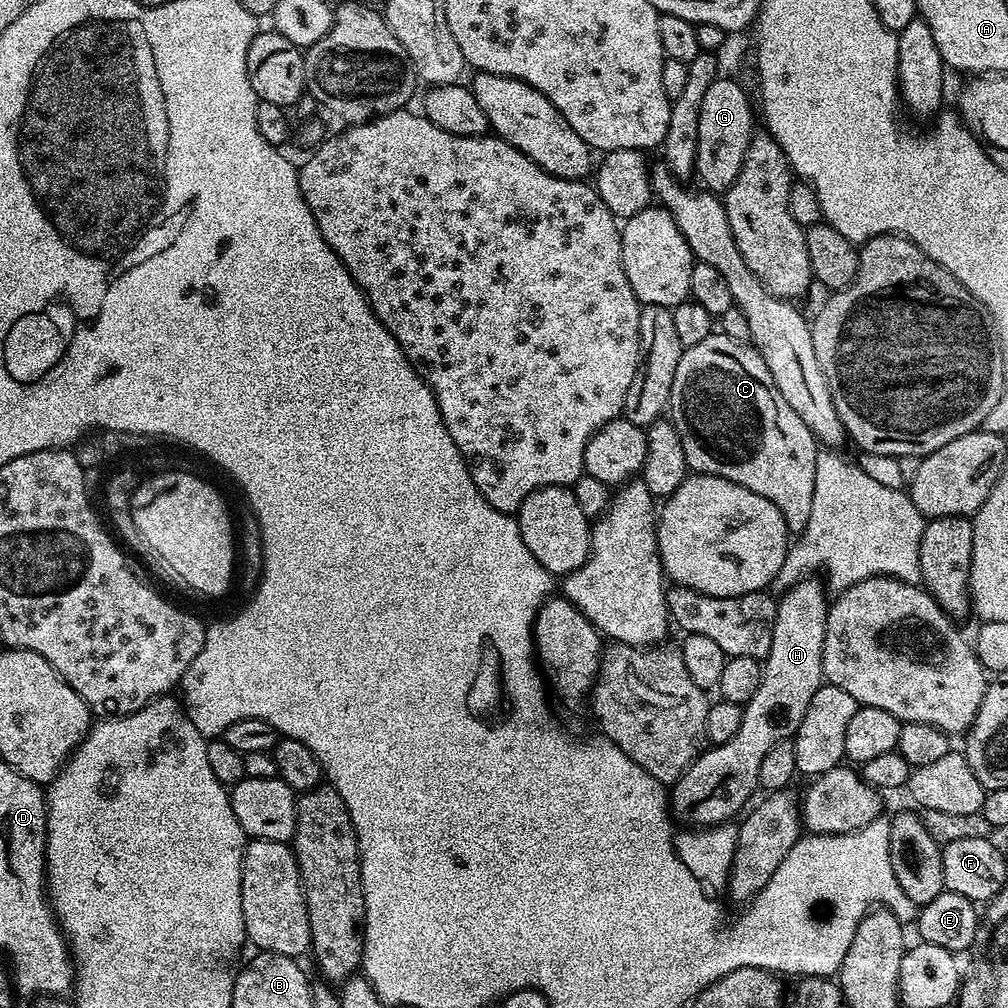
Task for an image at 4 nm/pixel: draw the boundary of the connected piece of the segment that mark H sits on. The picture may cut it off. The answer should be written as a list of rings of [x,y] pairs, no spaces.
[[[812,579],[798,581],[779,597],[758,694],[744,705],[738,734],[734,734],[730,742],[701,752],[671,789],[670,812],[681,825],[715,826],[739,817],[749,807],[751,796],[758,792],[758,769],[762,766],[762,758],[766,758],[774,746],[795,737],[798,726],[802,726],[802,718],[806,718],[810,698],[814,698],[821,684],[825,683],[824,635],[830,604],[827,599],[824,601],[825,585],[819,579]]]

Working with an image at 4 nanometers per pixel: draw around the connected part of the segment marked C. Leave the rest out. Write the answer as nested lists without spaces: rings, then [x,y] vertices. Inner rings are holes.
[[[716,330],[712,335],[702,338],[702,342],[694,342],[694,346],[685,348],[682,358],[678,358],[678,370],[674,370],[674,386],[670,390],[668,407],[672,425],[678,430],[678,438],[682,438],[682,454],[686,454],[686,462],[693,473],[721,476],[738,486],[746,486],[746,490],[754,490],[754,494],[762,494],[762,498],[766,498],[770,502],[774,502],[774,506],[778,506],[789,533],[804,533],[806,524],[810,522],[810,502],[814,502],[814,470],[818,455],[818,441],[815,434],[806,426],[806,422],[802,422],[802,418],[798,418],[798,414],[794,414],[790,402],[786,402],[786,398],[782,398],[782,390],[778,390],[778,386],[774,386],[774,378],[770,378],[770,370],[766,370],[766,362],[762,362],[762,358],[751,344],[739,344],[734,342],[734,338]]]

